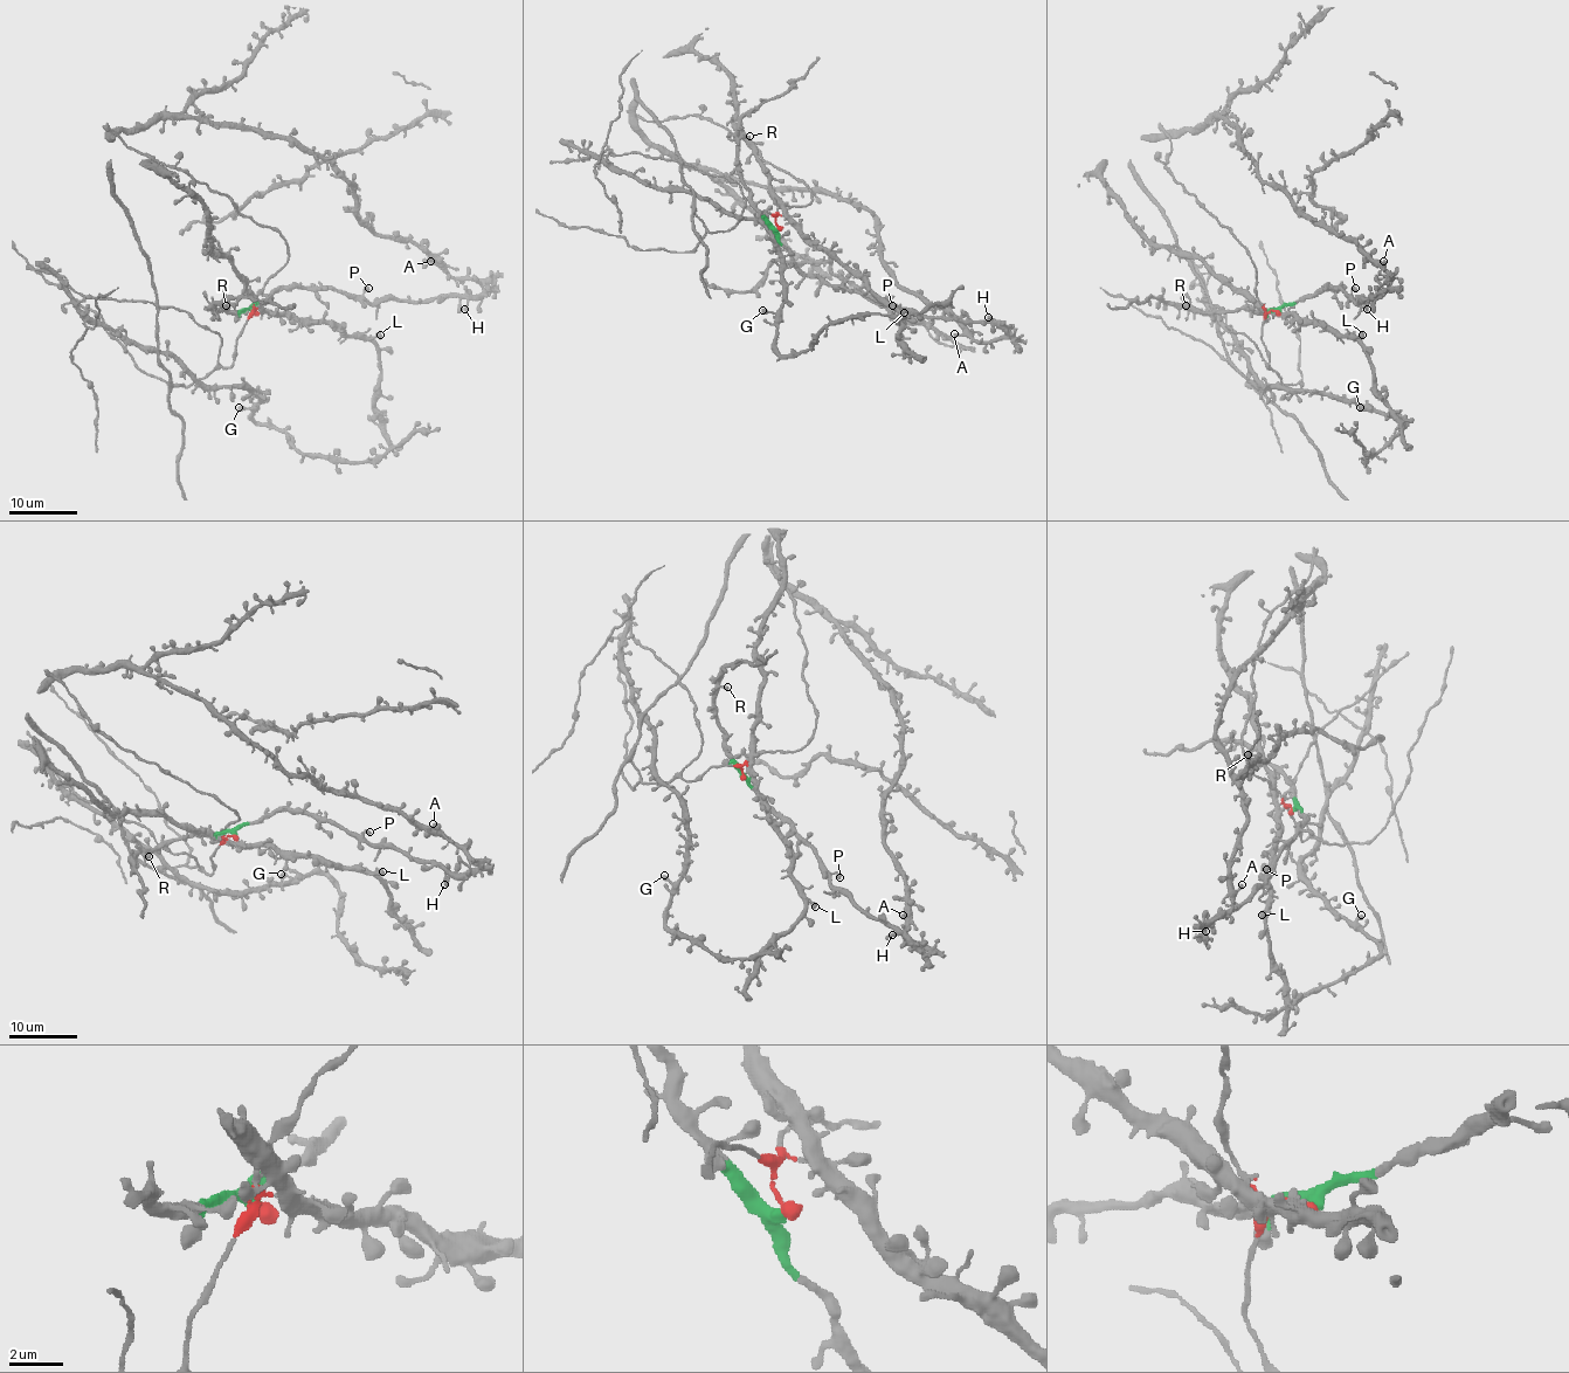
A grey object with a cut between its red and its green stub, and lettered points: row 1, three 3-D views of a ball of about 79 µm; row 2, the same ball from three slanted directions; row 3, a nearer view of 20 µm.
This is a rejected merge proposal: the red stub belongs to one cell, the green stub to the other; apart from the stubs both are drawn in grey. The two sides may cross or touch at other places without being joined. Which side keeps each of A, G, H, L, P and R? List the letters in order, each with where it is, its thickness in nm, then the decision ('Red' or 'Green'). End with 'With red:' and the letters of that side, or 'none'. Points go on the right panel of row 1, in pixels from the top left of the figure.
A: Place: (1383, 261). Thickness 320 nm. Red
G: Place: (1360, 407). Thickness 440 nm. Red
H: Place: (1367, 309). Thickness 260 nm. Green
L: Place: (1362, 335). Thickness 500 nm. Red
P: Place: (1355, 288). Thickness 400 nm. Green
R: Place: (1186, 305). Thickness 300 nm. Green
With red: A, G, L

